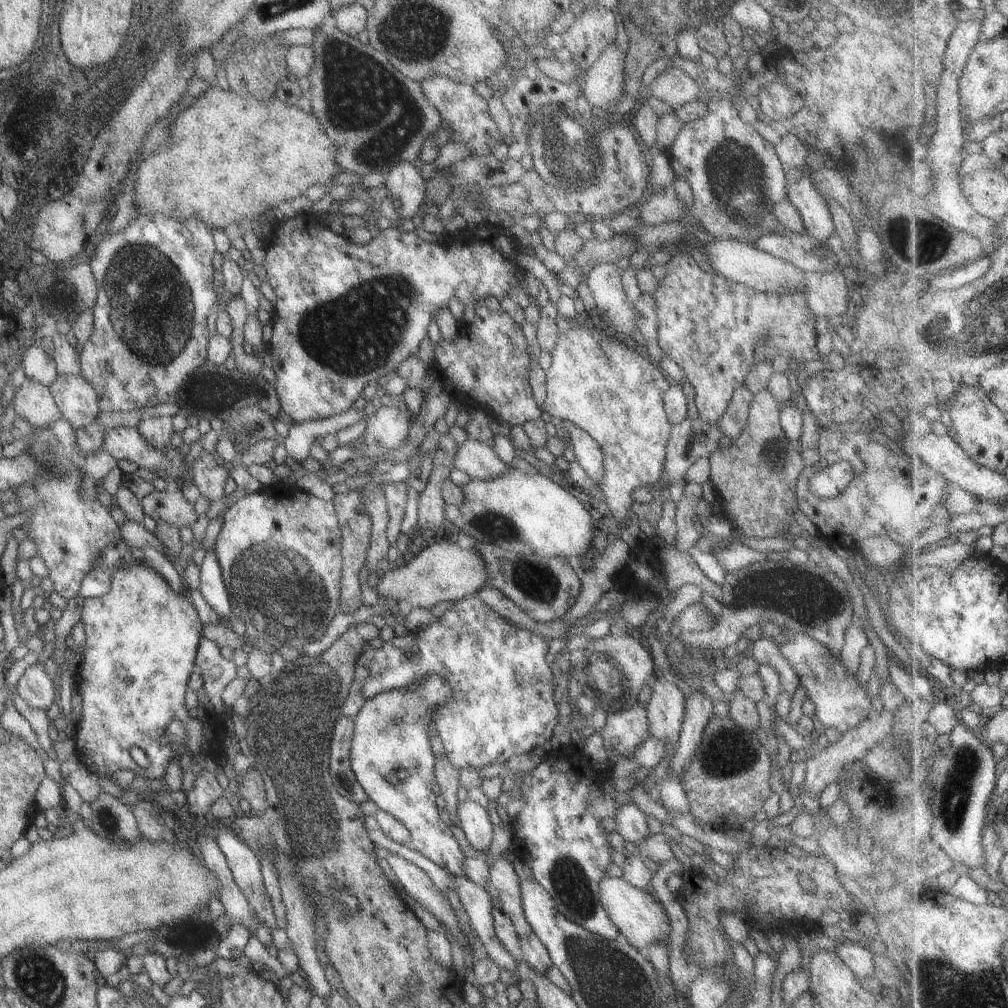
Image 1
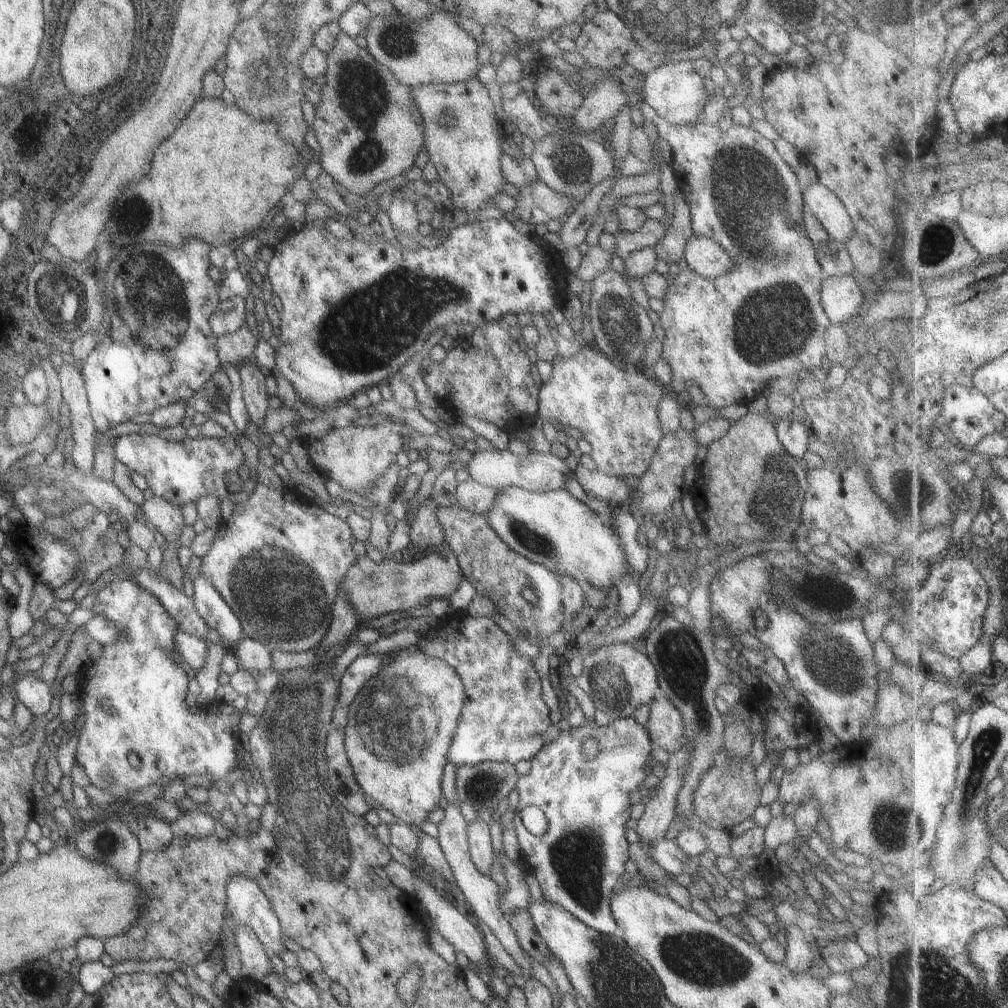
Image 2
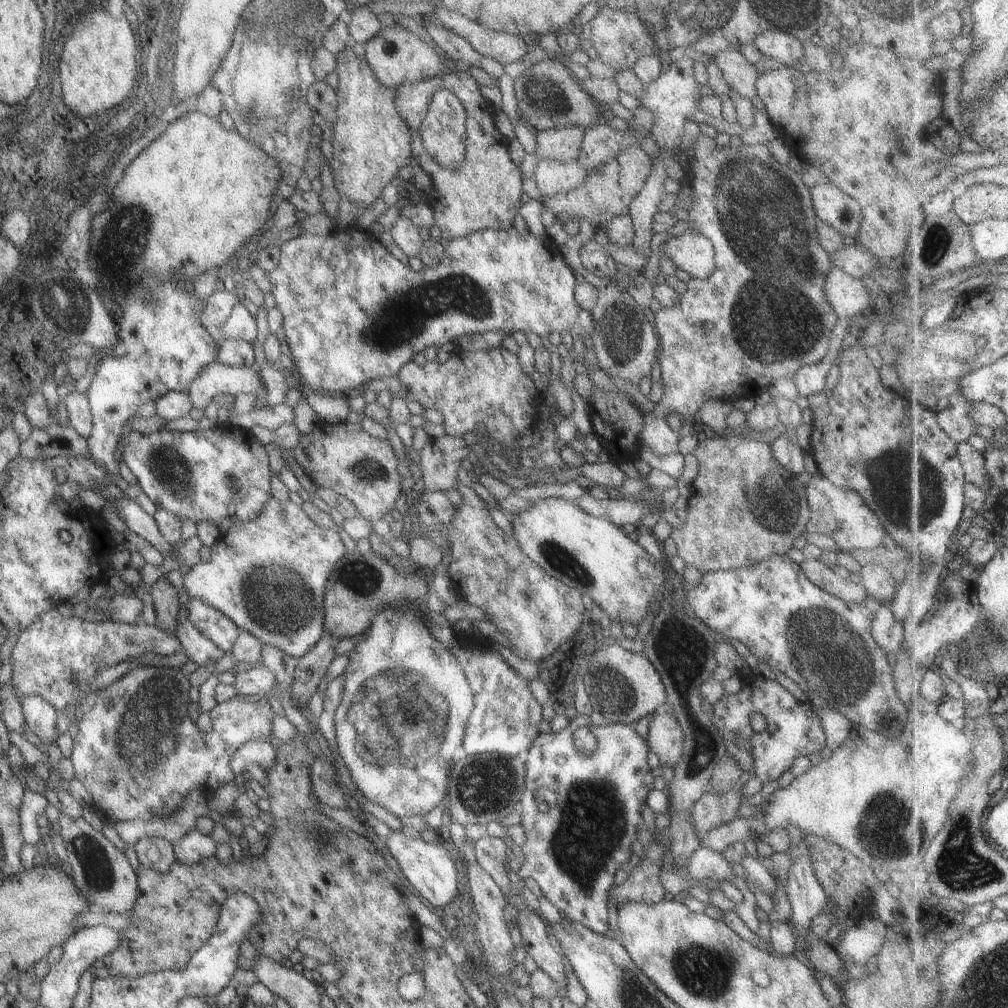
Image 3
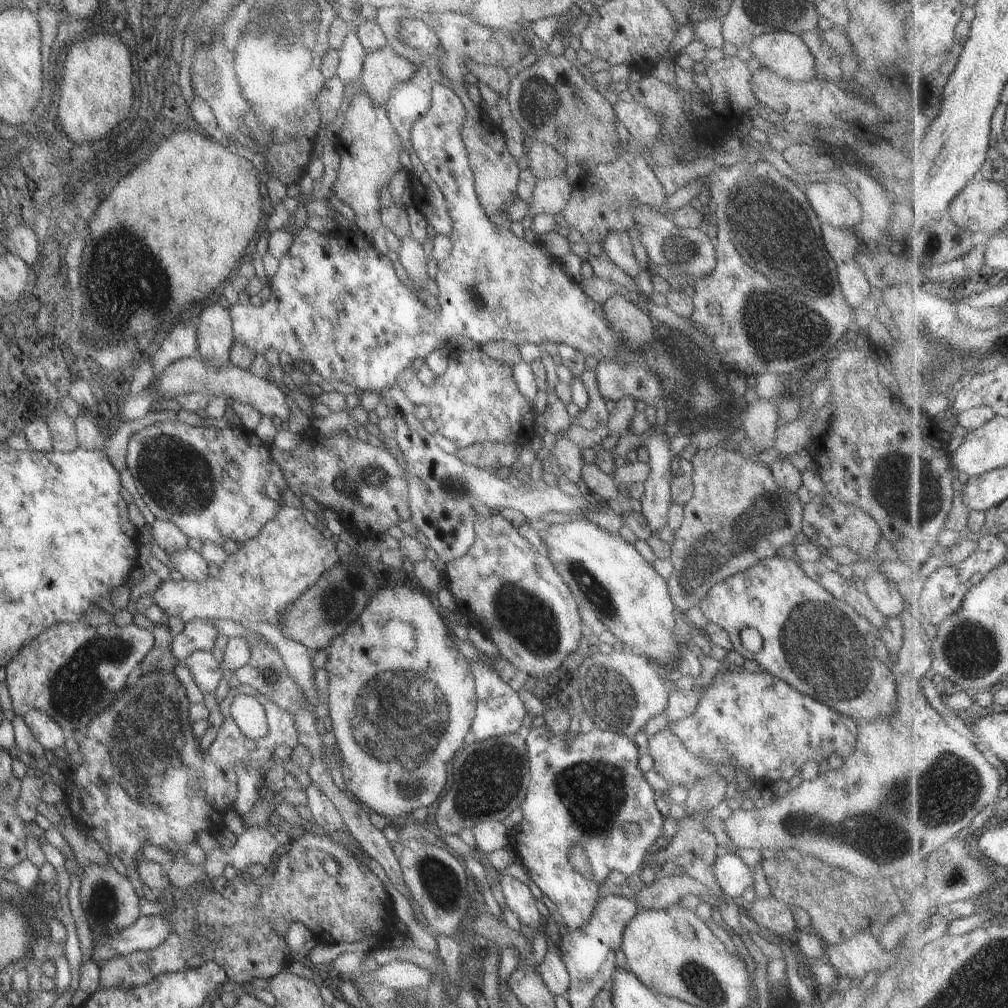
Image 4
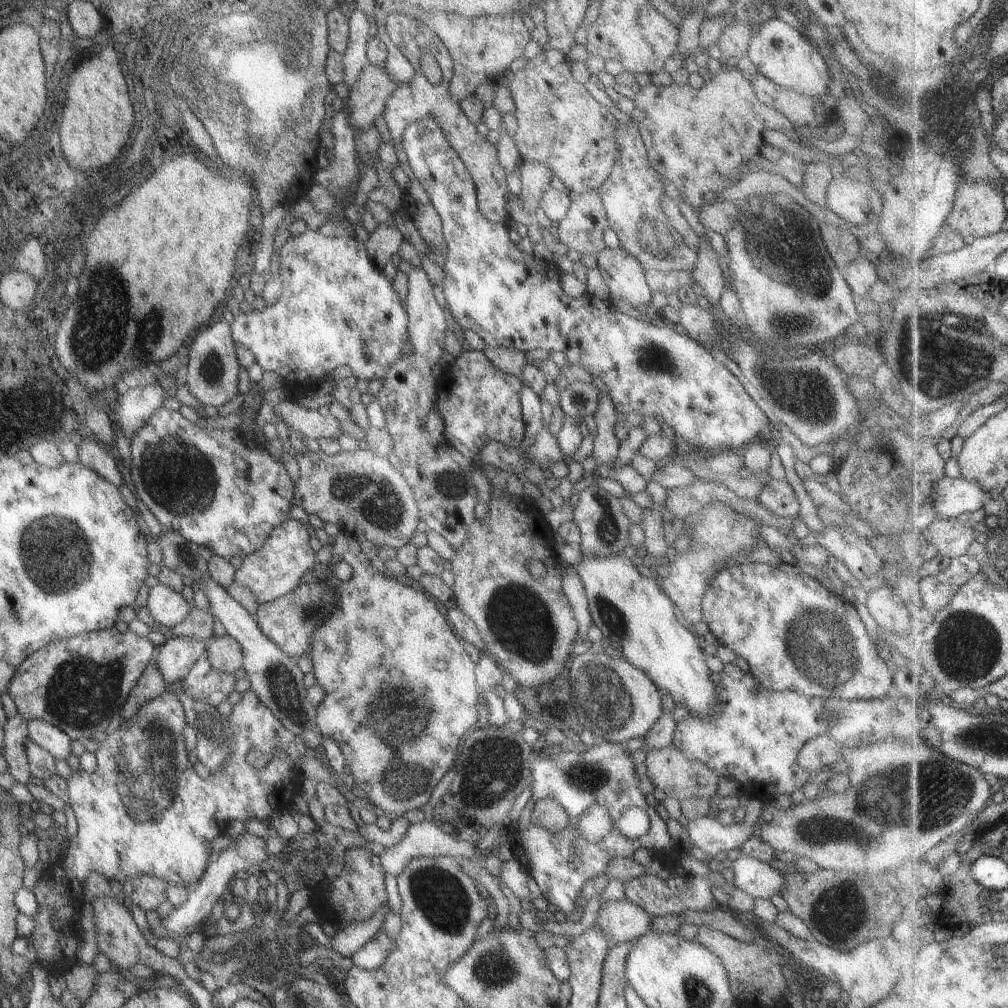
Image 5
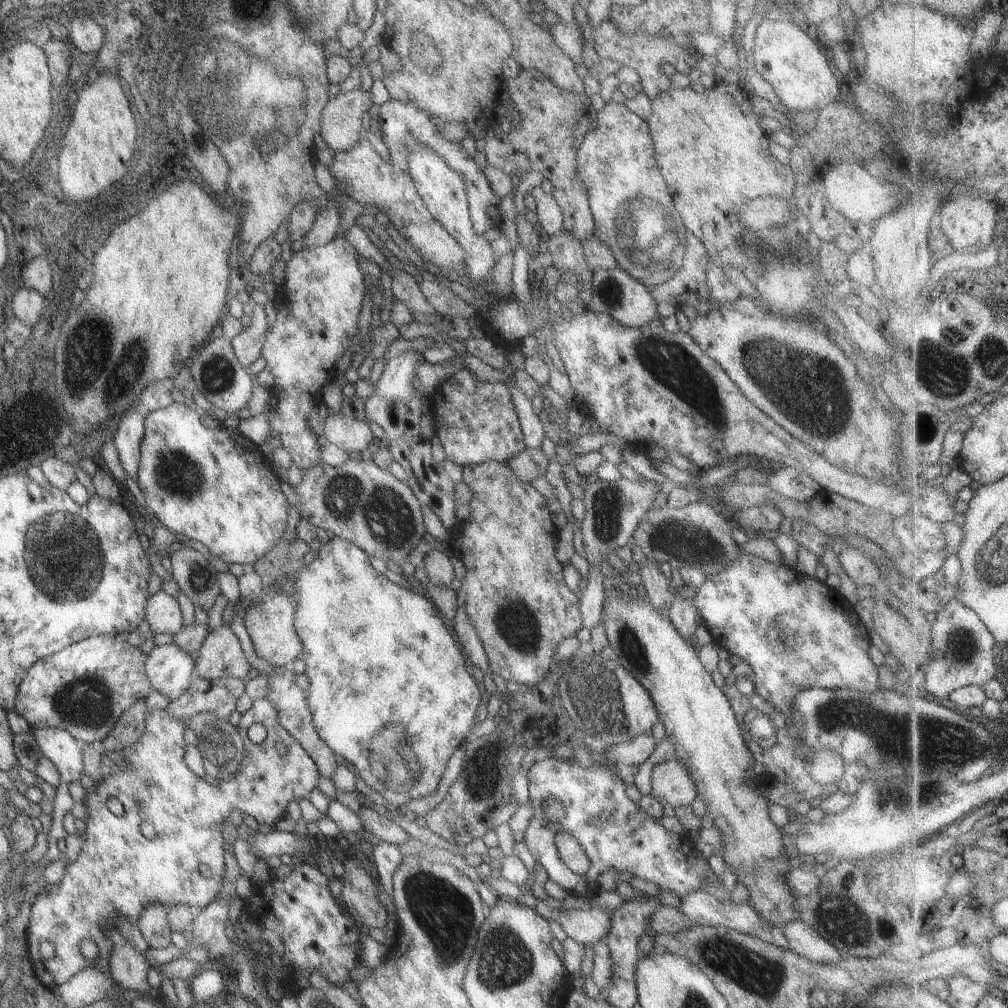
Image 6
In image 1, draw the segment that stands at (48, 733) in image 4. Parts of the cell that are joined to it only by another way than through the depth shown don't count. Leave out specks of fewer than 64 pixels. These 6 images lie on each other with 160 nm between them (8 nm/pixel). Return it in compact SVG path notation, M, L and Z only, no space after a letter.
M37 661L31 666L25 668L23 674L17 680L15 688L18 698L29 708L42 710L50 713L55 700L55 692L53 692L53 680L45 673L44 664Z

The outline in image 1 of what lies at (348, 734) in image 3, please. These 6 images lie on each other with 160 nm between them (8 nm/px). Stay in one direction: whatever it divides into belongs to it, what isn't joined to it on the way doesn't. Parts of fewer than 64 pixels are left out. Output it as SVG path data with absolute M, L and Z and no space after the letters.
M432 676L409 692L405 688L385 690L365 699L352 717L348 762L355 781L368 800L407 830L406 848L419 852L448 874L465 878L461 866L466 849L451 826L439 820L431 792L435 753L430 748L427 724L431 722L431 708L447 700L447 696L451 696L447 682L441 676Z

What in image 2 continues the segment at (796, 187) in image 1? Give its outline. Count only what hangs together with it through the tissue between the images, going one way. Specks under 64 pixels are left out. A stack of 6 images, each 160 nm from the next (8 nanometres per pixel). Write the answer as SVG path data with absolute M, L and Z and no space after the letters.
M819 183L804 188L801 194L804 210L813 214L831 241L843 243L850 237L854 226L835 194Z

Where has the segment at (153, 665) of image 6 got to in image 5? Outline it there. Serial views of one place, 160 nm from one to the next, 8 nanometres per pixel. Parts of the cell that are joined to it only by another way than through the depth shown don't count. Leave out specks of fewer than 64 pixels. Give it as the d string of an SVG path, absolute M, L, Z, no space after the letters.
M173 636L171 639L167 639L162 642L159 646L155 648L155 653L153 654L154 663L163 679L163 682L177 682L182 681L187 674L187 671L201 655L205 655L205 640L199 639L185 639L184 637Z

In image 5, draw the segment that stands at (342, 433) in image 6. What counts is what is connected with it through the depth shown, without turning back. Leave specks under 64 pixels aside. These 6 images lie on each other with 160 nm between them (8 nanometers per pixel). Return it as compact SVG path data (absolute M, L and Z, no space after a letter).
M282 397L273 408L273 412L283 420L297 438L320 438L337 441L342 433L335 417L323 410L308 409L303 403L294 404Z

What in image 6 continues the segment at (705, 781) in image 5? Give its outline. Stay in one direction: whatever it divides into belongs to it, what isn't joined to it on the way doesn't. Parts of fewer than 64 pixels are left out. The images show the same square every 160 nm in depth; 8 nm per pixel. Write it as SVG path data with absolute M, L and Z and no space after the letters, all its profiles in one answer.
M673 758L664 759L654 764L653 768L651 768L651 774L647 783L647 792L649 792L658 803L661 805L669 804L669 806L673 808L681 808L684 805L689 805L696 795L693 781L688 775L686 768L682 763Z

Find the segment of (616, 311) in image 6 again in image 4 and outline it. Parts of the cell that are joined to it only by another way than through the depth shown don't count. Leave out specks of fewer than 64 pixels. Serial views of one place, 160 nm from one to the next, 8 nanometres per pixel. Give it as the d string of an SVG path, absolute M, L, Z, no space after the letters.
M610 231L600 242L601 254L632 279L641 272L640 264L634 259L628 232Z

